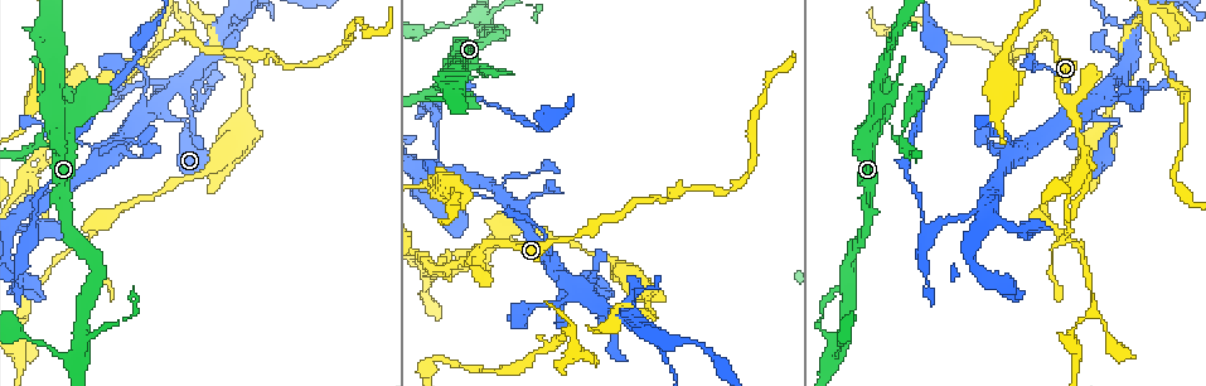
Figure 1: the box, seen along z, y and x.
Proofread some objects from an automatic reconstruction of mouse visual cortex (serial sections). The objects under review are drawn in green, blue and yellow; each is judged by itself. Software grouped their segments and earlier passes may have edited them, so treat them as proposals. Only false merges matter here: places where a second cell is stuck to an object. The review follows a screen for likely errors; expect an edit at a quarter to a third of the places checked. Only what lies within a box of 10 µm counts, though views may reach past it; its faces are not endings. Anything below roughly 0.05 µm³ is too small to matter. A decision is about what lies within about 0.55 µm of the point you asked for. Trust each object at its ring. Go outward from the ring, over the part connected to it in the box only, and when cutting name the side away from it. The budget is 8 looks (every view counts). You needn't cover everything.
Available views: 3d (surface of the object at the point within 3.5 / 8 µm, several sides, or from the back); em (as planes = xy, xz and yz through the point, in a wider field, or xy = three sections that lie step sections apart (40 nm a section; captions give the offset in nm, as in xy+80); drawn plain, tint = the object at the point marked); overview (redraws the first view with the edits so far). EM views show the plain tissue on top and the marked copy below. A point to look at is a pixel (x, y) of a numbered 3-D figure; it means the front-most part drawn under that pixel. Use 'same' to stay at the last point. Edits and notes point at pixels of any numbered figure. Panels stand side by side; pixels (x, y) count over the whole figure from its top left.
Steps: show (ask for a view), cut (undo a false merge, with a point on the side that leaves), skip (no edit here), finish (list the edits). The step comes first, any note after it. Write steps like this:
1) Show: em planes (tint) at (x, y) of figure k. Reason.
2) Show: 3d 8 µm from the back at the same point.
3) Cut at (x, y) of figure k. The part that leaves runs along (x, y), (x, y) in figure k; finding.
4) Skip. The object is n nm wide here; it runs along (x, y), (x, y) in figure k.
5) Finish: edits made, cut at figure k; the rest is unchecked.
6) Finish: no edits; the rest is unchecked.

Show: 3d 3.5 µm at (42, 143) of figure 1. Branch point.

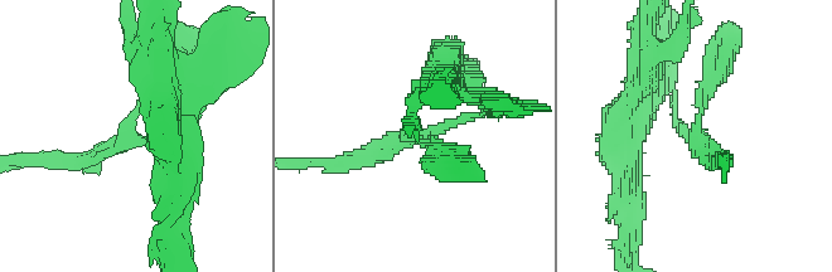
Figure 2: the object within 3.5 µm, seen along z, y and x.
Skip. 3 arms meet here; it runs along (484, 113), (411, 136), (445, 156) in figure 2; continuous, no second cell.

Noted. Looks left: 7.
Show: 3d 3.5 µm at (1121, 125) of figure 1. Abrupt turn.

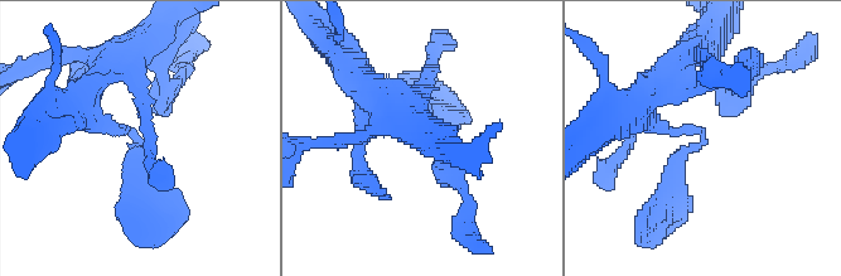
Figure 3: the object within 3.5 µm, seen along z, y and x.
Show: em xy step 5 (tint) at (129, 136) of figure 3. The arms are 150, 250 nm wide.

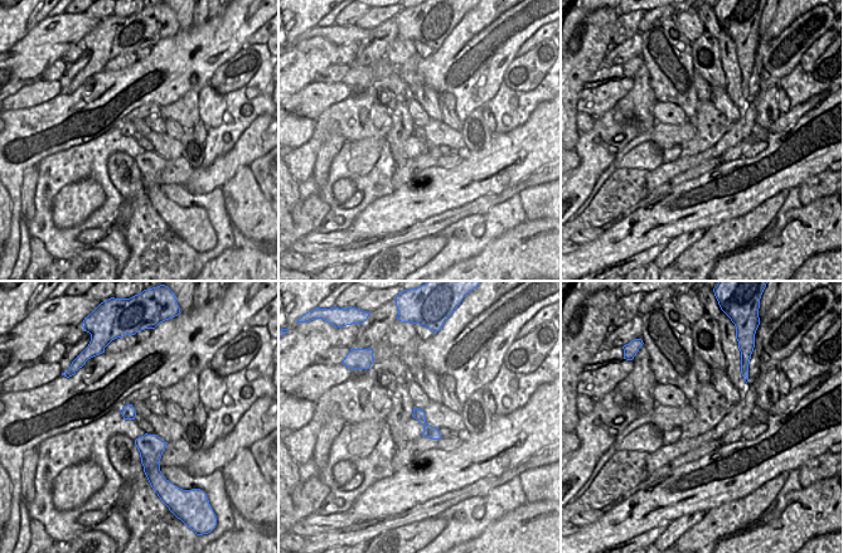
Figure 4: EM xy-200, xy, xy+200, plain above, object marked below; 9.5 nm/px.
Skip. The object is 120 nm wide here; it runs along (416, 411), (422, 422), (436, 436) in figure 4; one cell here.

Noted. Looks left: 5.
Show: 3d 3.5 µm at (1064, 102) of figure 1. Calibre changes.

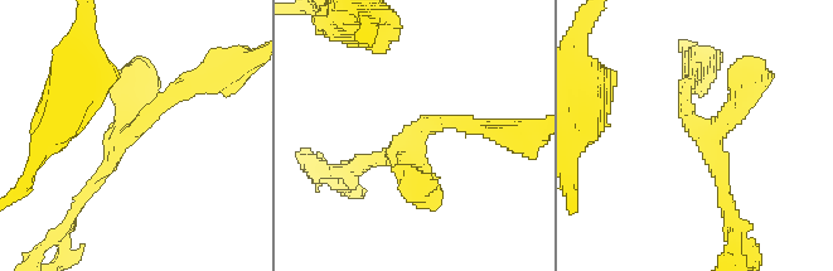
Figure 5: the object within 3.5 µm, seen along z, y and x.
Show: em xy step 3 (tint) at (132, 133) of figure 5. 3 arms meet here; the arms are 150, 150, 300 nm wide.

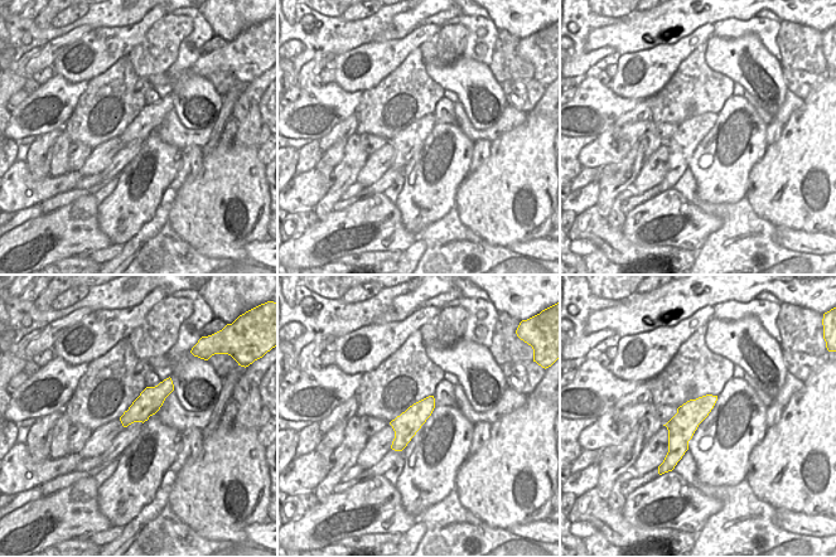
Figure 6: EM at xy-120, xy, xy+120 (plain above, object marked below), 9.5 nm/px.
Skip. It runs along (713, 398), (681, 429), (672, 460) in figure 6; continuous, no second cell.

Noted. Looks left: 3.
Show: 3d 3.5 µm at (29, 177) of figure 1. Arms part here.

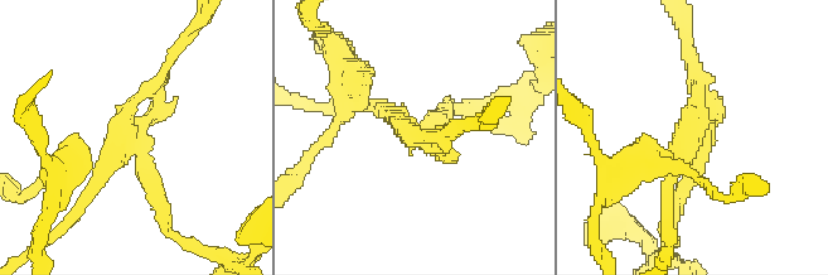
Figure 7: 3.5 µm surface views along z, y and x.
Cut at (87, 167) of figure 7. 3 arms meet here; the part that leaves runs along (138, 145), (165, 227), (184, 242) in figure 7; a second cell is stuck on.

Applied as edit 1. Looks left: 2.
Finish: edits made, cut at figure 7; the rest is unchecked.

